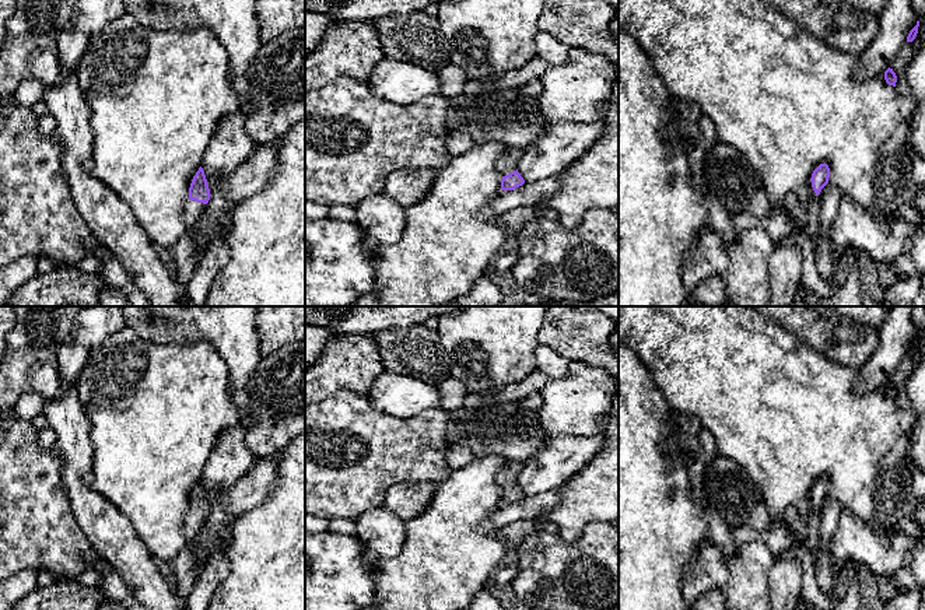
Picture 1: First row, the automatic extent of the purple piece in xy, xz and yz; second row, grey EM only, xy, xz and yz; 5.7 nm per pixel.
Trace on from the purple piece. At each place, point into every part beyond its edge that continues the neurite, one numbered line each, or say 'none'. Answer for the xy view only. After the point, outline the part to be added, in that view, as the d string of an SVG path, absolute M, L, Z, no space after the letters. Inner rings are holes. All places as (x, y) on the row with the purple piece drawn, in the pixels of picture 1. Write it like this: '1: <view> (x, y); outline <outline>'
1: xy (193, 210); outline M188 200L185 204L185 224L188 232L195 229L196 222L202 218L206 204L197 203L195 200Z

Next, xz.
1: xz (508, 162); outline M507 147L504 155L497 162L497 169L502 173L502 176L509 175L511 172L518 169L518 162L523 152L523 148Z

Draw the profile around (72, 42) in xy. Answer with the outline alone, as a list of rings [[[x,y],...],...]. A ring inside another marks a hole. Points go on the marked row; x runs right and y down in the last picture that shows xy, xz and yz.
[[[71,24],[59,32],[56,45],[63,60],[74,73],[77,63],[88,45],[88,38]]]

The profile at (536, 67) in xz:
[[[533,57],[526,66],[516,70],[505,70],[487,78],[487,87],[494,91],[502,91],[509,88],[521,88],[530,81],[542,77],[551,64],[540,57]]]

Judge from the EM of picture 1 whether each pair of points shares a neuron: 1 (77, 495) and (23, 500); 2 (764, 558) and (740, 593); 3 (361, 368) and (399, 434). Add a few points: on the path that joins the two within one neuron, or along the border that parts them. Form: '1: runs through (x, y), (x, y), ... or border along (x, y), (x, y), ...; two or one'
1: border along (60, 465), (65, 493), (73, 518), (80, 526); two
2: runs through (756, 567), (747, 575), (746, 585); one
3: border along (332, 393), (339, 389), (350, 389), (365, 395); two

